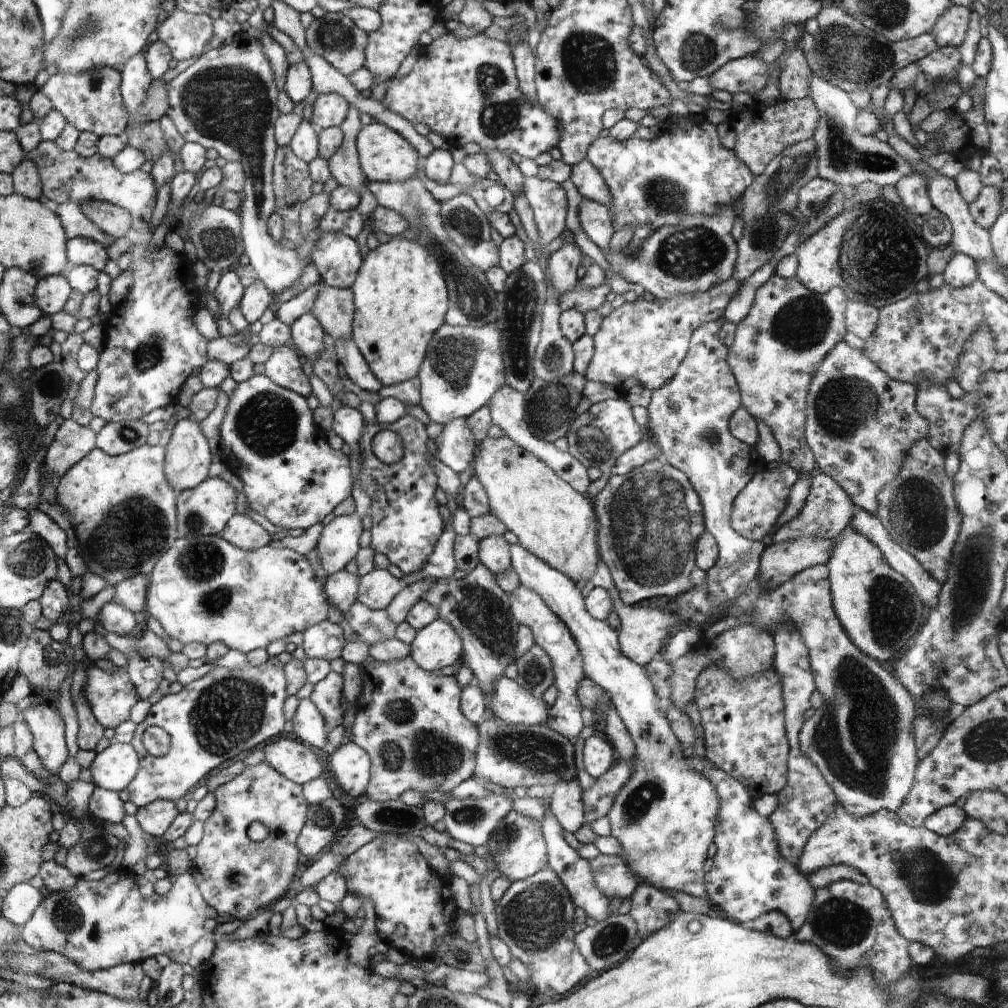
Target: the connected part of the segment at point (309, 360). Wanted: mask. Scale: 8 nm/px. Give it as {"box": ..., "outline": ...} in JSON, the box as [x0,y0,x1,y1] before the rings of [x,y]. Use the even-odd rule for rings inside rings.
{"box":[291,312,324,368],"outline":[[[310,312],[301,315],[291,326],[291,338],[302,354],[306,368],[310,368],[324,350],[324,332],[321,322]]]}

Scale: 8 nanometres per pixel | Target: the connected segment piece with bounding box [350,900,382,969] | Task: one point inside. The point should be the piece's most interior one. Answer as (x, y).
(361, 942)

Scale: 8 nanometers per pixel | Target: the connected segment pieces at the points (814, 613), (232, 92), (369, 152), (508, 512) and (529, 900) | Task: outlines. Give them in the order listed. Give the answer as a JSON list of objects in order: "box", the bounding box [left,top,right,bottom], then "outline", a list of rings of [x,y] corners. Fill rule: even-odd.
[{"box":[722,565,919,817],"outline":[[[826,565],[808,567],[764,595],[759,592],[762,584],[754,580],[752,586],[748,586],[741,595],[729,602],[729,609],[722,616],[745,617],[745,614],[754,613],[755,622],[748,624],[761,627],[766,632],[776,629],[778,625],[786,625],[786,622],[799,630],[809,647],[809,659],[816,675],[817,689],[824,701],[801,729],[801,749],[806,758],[817,766],[826,782],[836,792],[838,802],[850,815],[868,817],[882,809],[897,812],[905,804],[910,788],[913,788],[919,759],[912,731],[912,698],[895,674],[884,670],[876,659],[870,658],[849,637],[834,610],[832,583],[828,576],[829,567]]]},{"box":[165,33,308,294],"outline":[[[241,33],[236,38],[229,40],[219,48],[212,49],[209,53],[202,54],[198,60],[192,64],[192,66],[188,66],[184,72],[180,72],[178,76],[173,78],[170,82],[167,82],[166,86],[169,98],[169,110],[165,115],[172,119],[174,126],[176,126],[176,130],[178,130],[178,132],[182,135],[185,142],[201,144],[206,150],[208,150],[208,148],[215,148],[218,151],[219,156],[224,158],[224,160],[227,160],[227,162],[236,161],[244,167],[246,175],[244,194],[246,194],[246,196],[244,196],[244,201],[241,202],[241,206],[238,210],[241,218],[241,237],[243,240],[244,253],[248,255],[248,258],[250,259],[249,264],[254,267],[255,271],[257,271],[258,278],[260,278],[260,280],[269,288],[272,294],[278,294],[278,292],[282,292],[283,290],[286,290],[286,288],[290,288],[290,286],[297,284],[302,276],[305,266],[308,265],[308,262],[301,258],[300,254],[298,254],[298,250],[296,250],[294,246],[288,245],[285,242],[278,242],[269,230],[268,222],[270,215],[276,210],[276,191],[273,189],[273,164],[279,147],[277,142],[274,142],[274,124],[272,124],[272,122],[278,121],[276,100],[278,100],[278,93],[280,93],[278,88],[276,88],[274,73],[274,69],[264,52],[261,40],[258,37],[250,37],[245,33]]]},{"box":[356,121,419,182],"outline":[[[378,121],[364,125],[356,138],[357,153],[362,167],[362,172],[369,181],[402,182],[410,177],[416,177],[416,162],[419,154],[402,138],[398,132],[388,128]]]},{"box":[475,435,600,583],"outline":[[[506,435],[500,438],[487,436],[475,455],[475,476],[488,495],[490,512],[505,524],[507,530],[518,536],[517,543],[575,583],[578,580],[590,580],[597,572],[600,556],[599,544],[596,544],[596,529],[599,528],[599,524],[597,516],[594,516],[595,508],[588,502],[588,496],[582,496],[559,476],[553,467],[549,467],[537,455],[518,446],[518,443]]]},{"box":[496,869,591,996],"outline":[[[551,869],[539,870],[531,877],[510,883],[510,888],[496,903],[496,916],[498,921],[498,936],[508,945],[511,956],[522,961],[530,973],[530,985],[533,991],[540,992],[542,996],[564,996],[568,990],[576,988],[591,972],[588,960],[574,944],[574,904],[570,900],[568,888]]]}]

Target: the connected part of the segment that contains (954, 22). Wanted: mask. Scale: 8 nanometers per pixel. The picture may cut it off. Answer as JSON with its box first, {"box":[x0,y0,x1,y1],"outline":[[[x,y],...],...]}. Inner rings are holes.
{"box":[932,4,971,47],"outline":[[[953,4],[936,21],[932,34],[939,47],[957,47],[964,42],[971,11],[971,8]]]}

